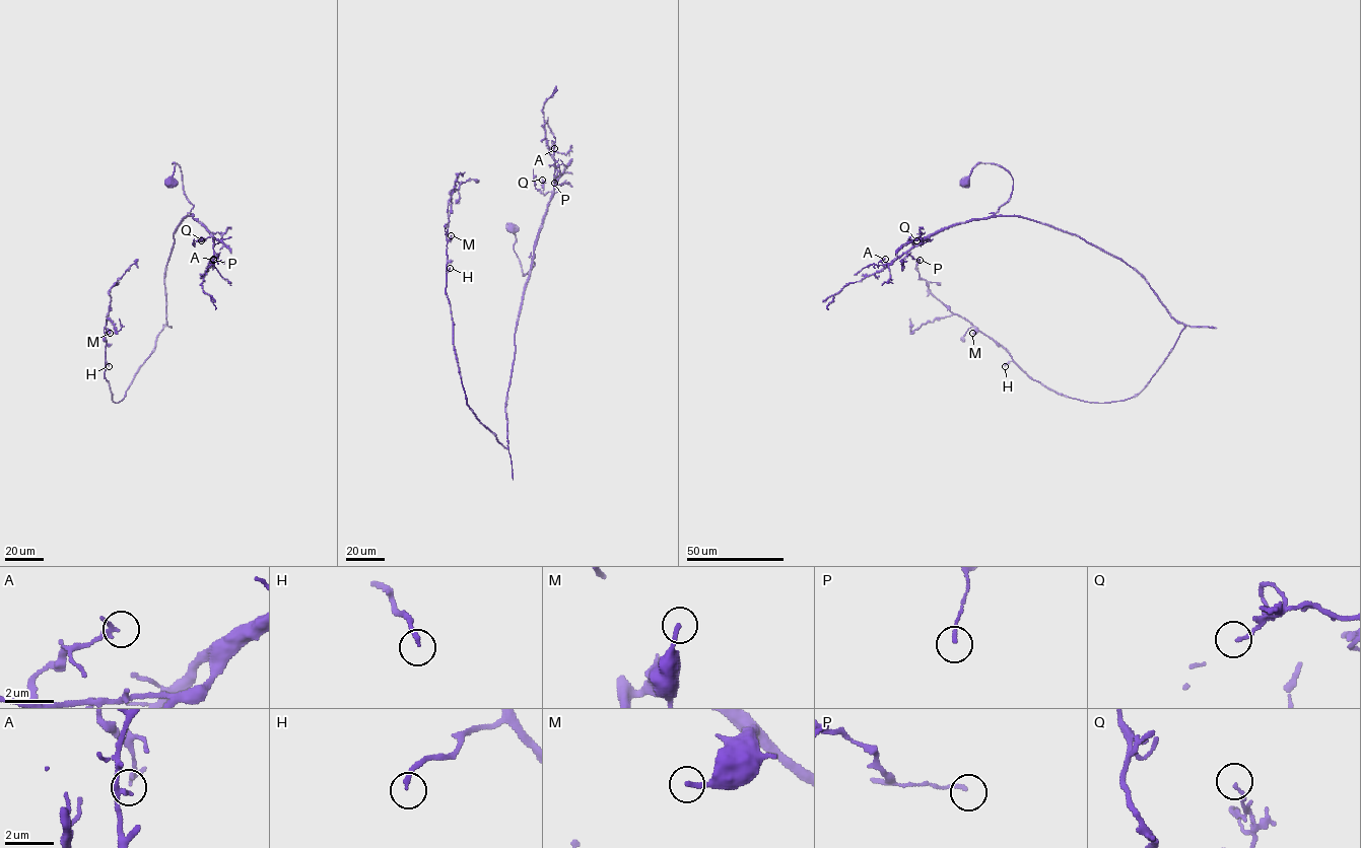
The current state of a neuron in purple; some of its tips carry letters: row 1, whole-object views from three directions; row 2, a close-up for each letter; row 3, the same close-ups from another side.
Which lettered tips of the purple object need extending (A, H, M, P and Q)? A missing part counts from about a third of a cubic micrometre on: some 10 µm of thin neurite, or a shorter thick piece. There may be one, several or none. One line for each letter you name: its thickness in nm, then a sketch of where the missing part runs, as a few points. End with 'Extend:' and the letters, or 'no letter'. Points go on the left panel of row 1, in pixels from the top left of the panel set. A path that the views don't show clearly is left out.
H: calibre 180 nm
Extend: H

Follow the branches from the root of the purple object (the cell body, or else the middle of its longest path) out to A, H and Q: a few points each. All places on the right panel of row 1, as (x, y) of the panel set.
A: (966, 183), (979, 162), (994, 163), (1010, 173), (1013, 189), (993, 215), (941, 229), (885, 259)
H: (966, 183), (1002, 166), (993, 215), (1120, 258), (1184, 325), (1124, 400), (1005, 366)
Q: (966, 183), (979, 162), (994, 163), (1010, 173), (1013, 189), (993, 215), (916, 240)

